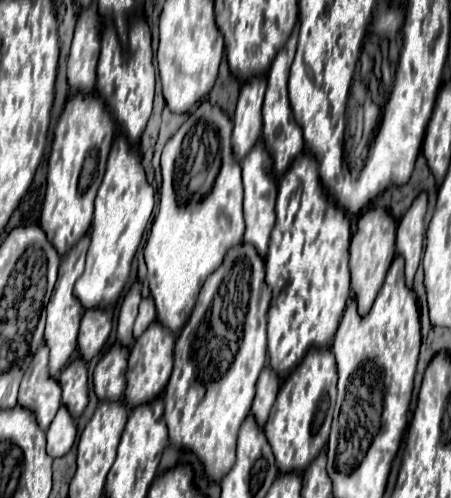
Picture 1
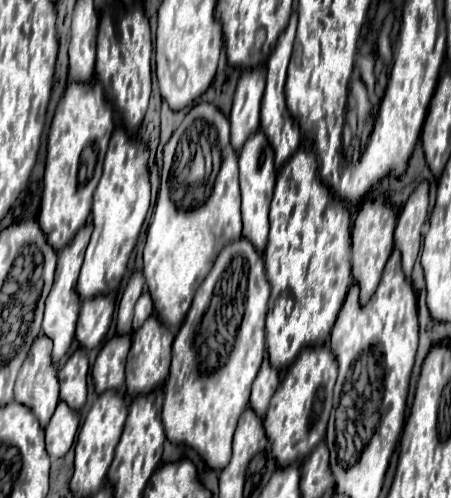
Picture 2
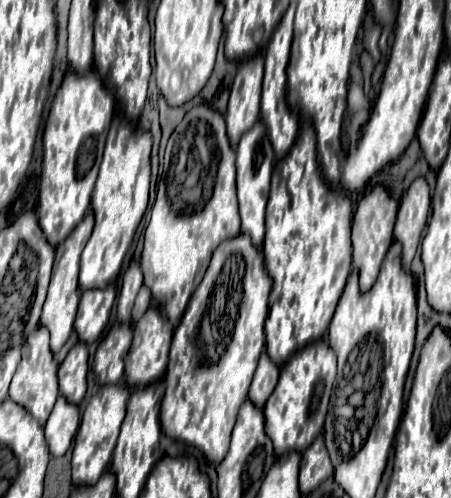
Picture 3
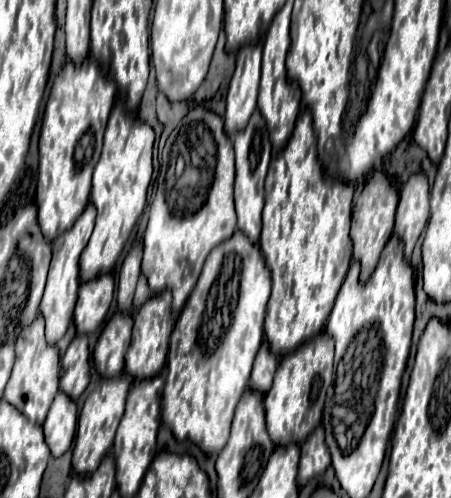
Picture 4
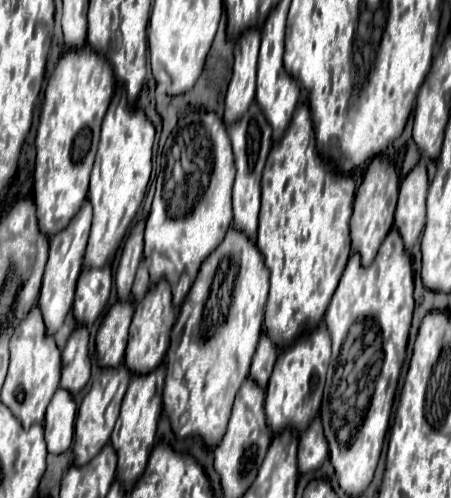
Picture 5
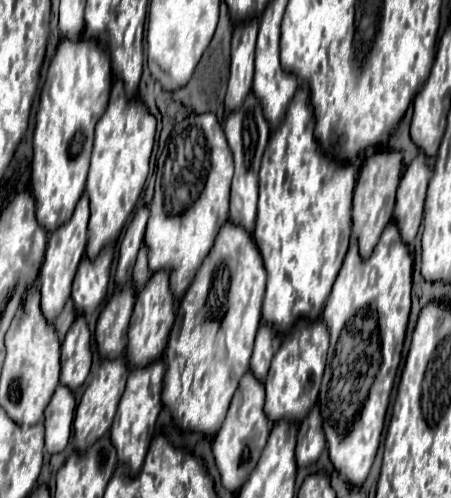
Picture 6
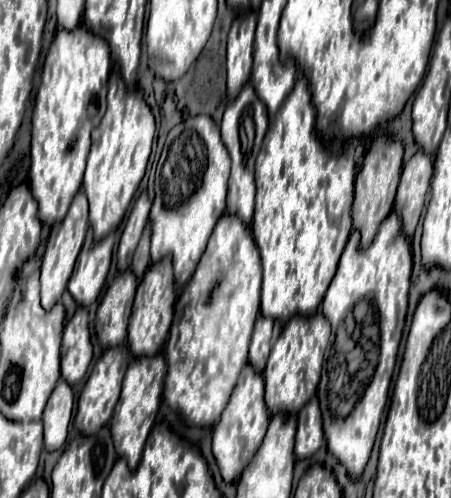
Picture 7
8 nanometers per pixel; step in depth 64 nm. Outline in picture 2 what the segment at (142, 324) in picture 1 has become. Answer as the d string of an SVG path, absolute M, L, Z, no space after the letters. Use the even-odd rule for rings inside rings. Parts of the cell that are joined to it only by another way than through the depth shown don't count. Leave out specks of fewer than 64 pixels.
M142 294L136 302L136 308L134 308L134 328L140 328L140 324L152 314L152 298L150 294Z

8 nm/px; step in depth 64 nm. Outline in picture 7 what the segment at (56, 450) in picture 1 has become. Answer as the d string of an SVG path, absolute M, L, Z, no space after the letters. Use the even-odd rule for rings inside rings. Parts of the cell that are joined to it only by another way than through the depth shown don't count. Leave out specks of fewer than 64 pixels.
M58 380L46 408L44 408L44 446L48 452L60 450L68 436L74 394L66 380Z

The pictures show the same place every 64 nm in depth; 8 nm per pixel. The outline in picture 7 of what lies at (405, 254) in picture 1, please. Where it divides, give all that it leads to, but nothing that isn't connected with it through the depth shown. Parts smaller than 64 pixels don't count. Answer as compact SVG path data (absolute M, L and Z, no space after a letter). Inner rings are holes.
M420 148L404 164L402 178L400 178L400 184L398 184L396 202L394 202L394 210L400 214L402 226L404 226L404 234L408 238L412 238L412 234L416 230L416 224L420 220L422 208L424 208L426 198L428 198L432 176L434 176L432 160Z

